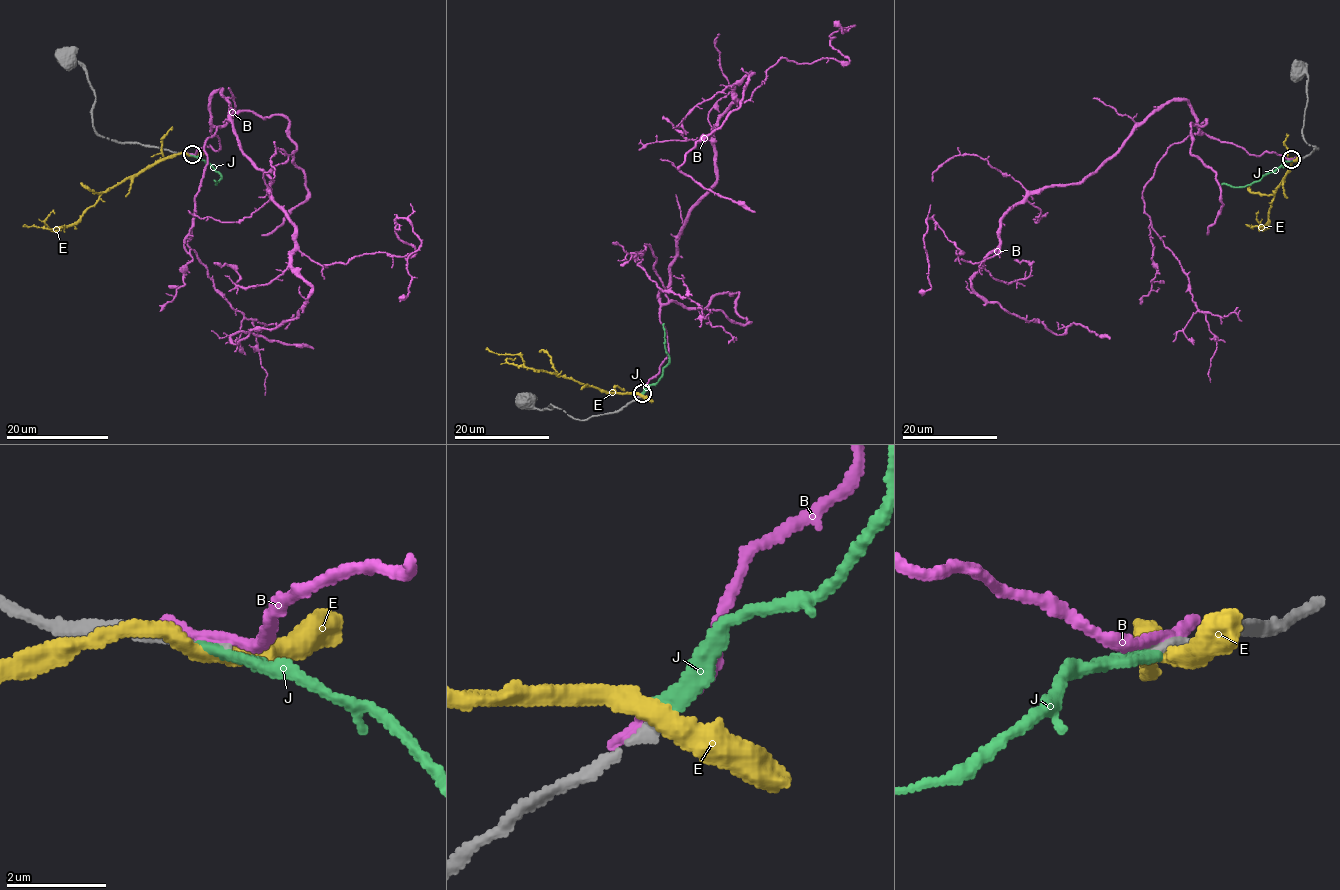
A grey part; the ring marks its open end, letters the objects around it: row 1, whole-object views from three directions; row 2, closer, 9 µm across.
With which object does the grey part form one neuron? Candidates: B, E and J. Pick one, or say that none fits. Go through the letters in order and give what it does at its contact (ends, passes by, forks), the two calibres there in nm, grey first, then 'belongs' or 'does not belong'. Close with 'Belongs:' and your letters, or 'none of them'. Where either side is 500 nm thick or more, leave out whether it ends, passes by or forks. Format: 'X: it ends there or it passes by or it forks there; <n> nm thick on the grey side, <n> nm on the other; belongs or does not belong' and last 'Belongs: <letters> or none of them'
B: it ends there; 240 nm thick on the grey side, 300 nm on the other; does not belong
E: it passes by; 240 nm thick on the grey side, 380 nm on the other; does not belong
J: it ends there; 240 nm thick on the grey side, 320 nm on the other; does not belong
Belongs: none of them

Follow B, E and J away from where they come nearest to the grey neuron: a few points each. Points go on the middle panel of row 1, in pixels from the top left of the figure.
B: (640, 396), (717, 120), (781, 58), (849, 62), (831, 36), (853, 26), (833, 21)
E: (641, 396), (607, 394), (524, 365), (518, 354), (499, 354), (486, 349)
J: (641, 395), (654, 384), (668, 362), (664, 324)

